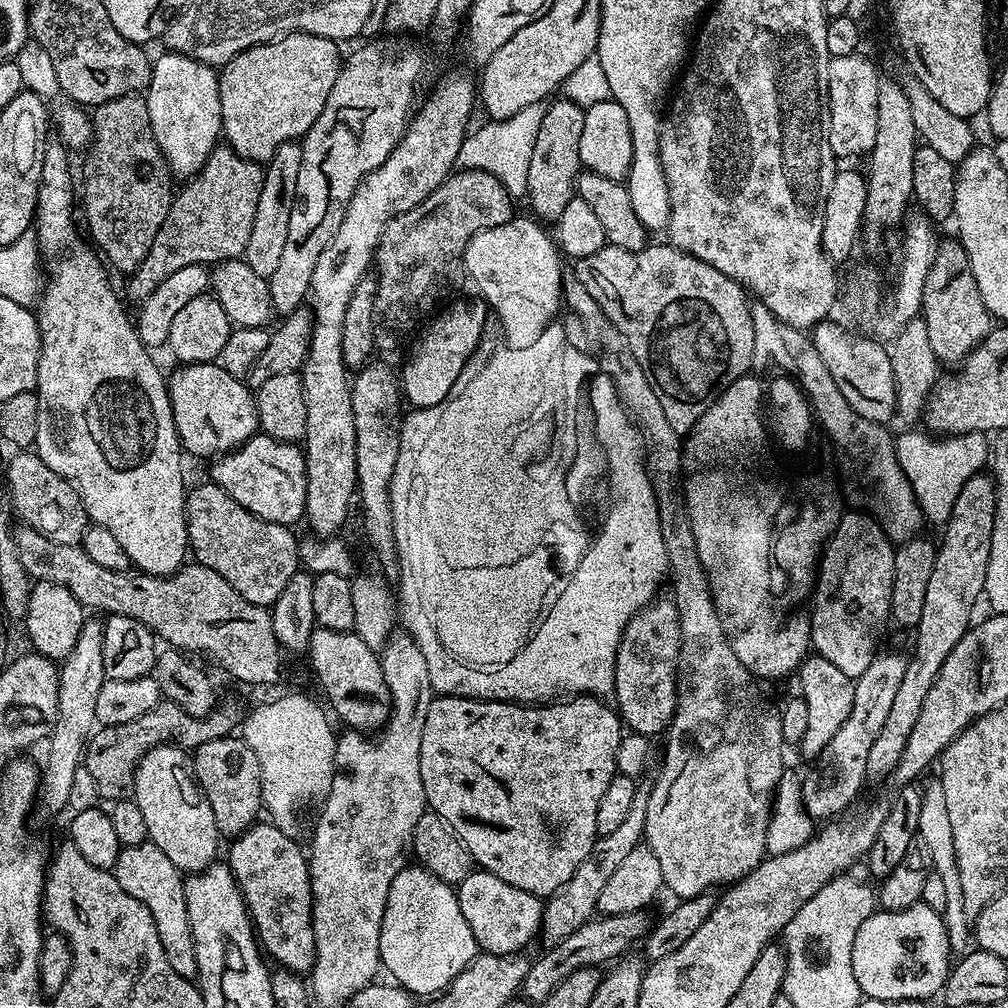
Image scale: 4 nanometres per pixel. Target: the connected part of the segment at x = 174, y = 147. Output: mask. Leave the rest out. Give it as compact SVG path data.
M168 52L168 104L149 103L150 126L173 177L191 178L222 136L220 123L220 77L217 69L177 52Z

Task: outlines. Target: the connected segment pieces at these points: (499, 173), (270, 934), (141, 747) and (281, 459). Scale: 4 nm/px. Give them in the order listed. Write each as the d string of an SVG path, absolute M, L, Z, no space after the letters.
M539 104L526 106L526 110L518 110L505 120L489 119L480 129L465 136L462 150L458 150L456 168L467 170L477 168L483 172L494 174L504 183L504 189L513 197L520 198L528 191L528 175L530 174L530 154L534 150L534 138L538 138L538 126L542 126L544 108Z
M257 822L245 830L241 836L231 841L226 863L232 869L232 877L238 882L244 903L248 905L248 915L252 918L254 931L263 951L273 961L280 962L279 967L297 974L311 973L316 957L314 946L314 922L312 921L312 879L308 873L308 856L296 845L297 841L278 830L271 822Z
M161 699L159 704L138 718L108 722L100 726L104 728L97 727L88 737L82 764L86 770L90 770L101 801L126 800L134 793L136 767L151 748L157 748L160 744L169 742L178 742L185 750L201 748L206 742L214 742L223 736L233 735L243 725L245 715L246 708L243 708L236 700L228 700L225 704L224 701L217 703L210 714L196 718L186 714L182 706Z
M257 434L241 444L234 452L223 453L212 468L211 483L224 488L238 506L250 510L266 522L289 526L305 519L306 462L304 449L299 443L288 444L263 434Z

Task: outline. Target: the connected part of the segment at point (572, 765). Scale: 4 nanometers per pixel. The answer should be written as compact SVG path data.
M577 694L559 702L541 702L535 706L514 704L507 700L471 700L461 696L437 695L426 713L426 726L422 726L420 773L427 807L438 813L456 831L457 838L483 871L502 878L502 882L510 882L510 886L518 886L518 890L526 890L541 898L553 896L559 888L570 882L570 878L574 878L574 872L578 866L582 866L586 854L590 854L596 845L598 802L602 802L602 794L606 794L610 778L618 774L615 754L621 737L622 721L617 709L611 703L587 694Z

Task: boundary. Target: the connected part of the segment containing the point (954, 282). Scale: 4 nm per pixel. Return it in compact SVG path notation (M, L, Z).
M941 239L937 243L934 262L926 274L920 310L926 330L930 333L930 346L941 365L963 364L964 359L992 333L994 318L986 310L982 294L978 294L966 250L960 245L959 239Z

